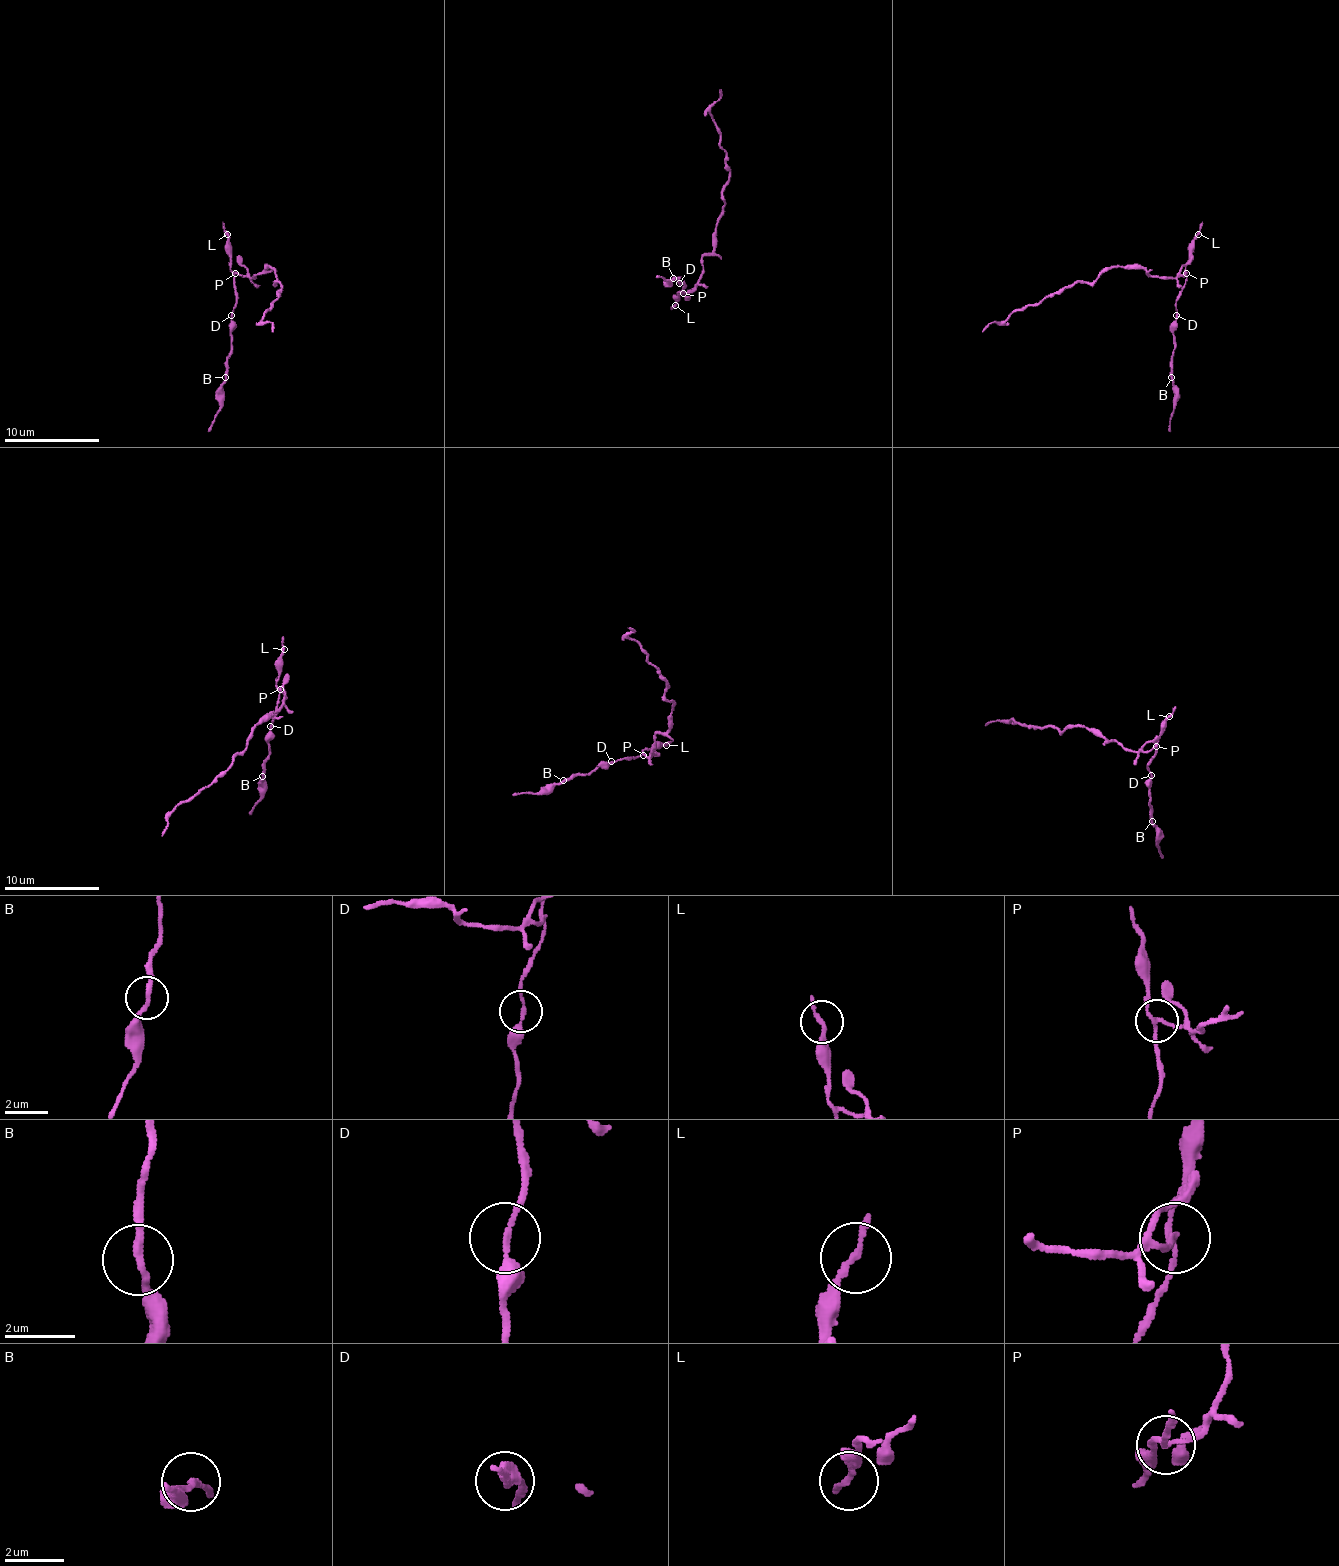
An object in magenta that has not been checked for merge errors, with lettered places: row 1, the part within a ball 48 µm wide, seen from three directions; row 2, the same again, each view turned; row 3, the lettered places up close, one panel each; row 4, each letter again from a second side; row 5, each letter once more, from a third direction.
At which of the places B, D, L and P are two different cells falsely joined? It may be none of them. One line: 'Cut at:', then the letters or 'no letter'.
Cut at: P

